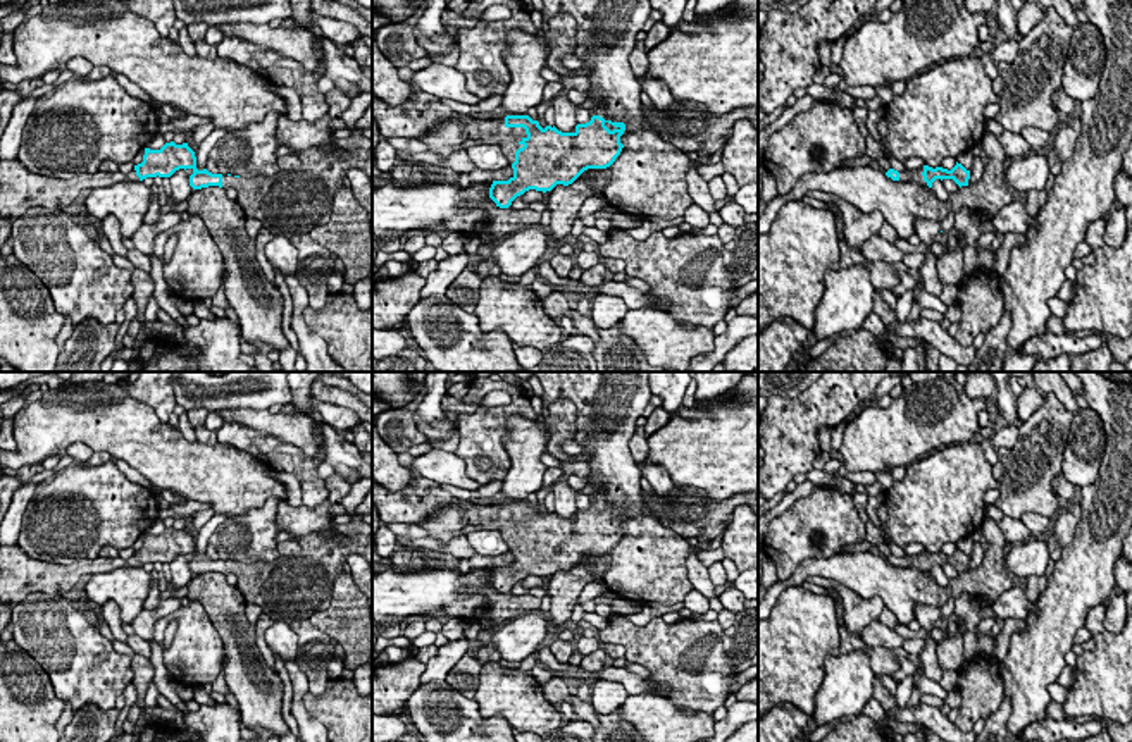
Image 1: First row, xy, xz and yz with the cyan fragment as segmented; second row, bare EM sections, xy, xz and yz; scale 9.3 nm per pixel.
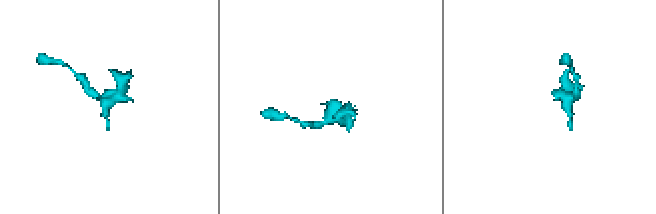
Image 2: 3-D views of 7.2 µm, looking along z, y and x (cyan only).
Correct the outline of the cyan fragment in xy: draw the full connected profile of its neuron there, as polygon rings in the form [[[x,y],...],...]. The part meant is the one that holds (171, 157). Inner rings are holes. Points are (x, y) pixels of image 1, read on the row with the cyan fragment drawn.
[[[350,136],[334,139],[333,146],[343,153],[324,153],[308,148],[296,169],[279,170],[274,176],[245,179],[239,176],[212,174],[196,169],[195,151],[188,143],[165,143],[160,150],[145,148],[143,162],[124,172],[81,174],[71,179],[55,179],[29,172],[19,160],[0,160],[0,219],[14,222],[31,207],[62,212],[76,201],[83,189],[107,188],[121,181],[146,177],[171,177],[179,169],[191,169],[190,186],[234,188],[238,203],[246,217],[255,217],[272,236],[293,238],[310,234],[331,219],[334,193],[343,188],[350,169],[364,170],[372,184],[372,139]]]

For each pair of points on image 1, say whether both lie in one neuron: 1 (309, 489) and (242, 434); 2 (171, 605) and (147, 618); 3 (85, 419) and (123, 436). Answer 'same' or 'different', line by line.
1: same
2: same
3: same

